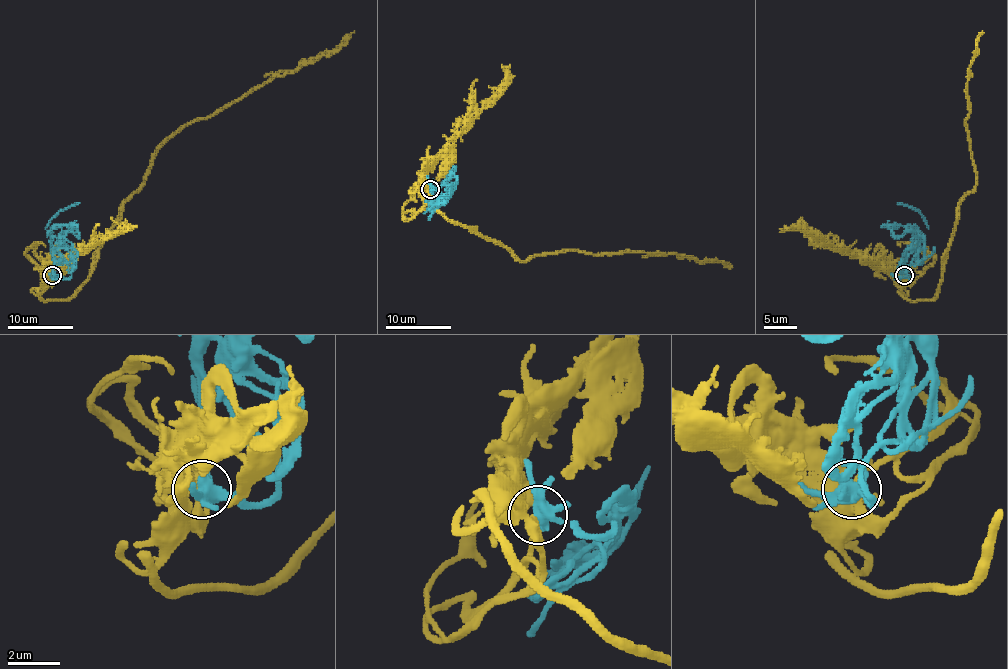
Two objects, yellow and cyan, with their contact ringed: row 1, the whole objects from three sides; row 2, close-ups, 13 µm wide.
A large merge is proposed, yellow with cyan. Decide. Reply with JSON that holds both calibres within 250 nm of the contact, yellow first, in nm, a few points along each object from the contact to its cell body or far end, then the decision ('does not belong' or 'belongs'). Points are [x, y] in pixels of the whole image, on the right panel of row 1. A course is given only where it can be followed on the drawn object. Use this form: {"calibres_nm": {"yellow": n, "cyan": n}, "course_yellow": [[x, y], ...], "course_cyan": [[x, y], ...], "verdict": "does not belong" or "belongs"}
{"calibres_nm": {"yellow": 200, "cyan": 400}, "course_yellow": [[904, 274], [908, 299], [935, 296], [956, 207], [974, 188], [967, 77], [982, 31]], "course_cyan": [[904, 274], [908, 278], [908, 265], [917, 250], [918, 227], [925, 222], [917, 211], [897, 202]], "verdict": "belongs"}

